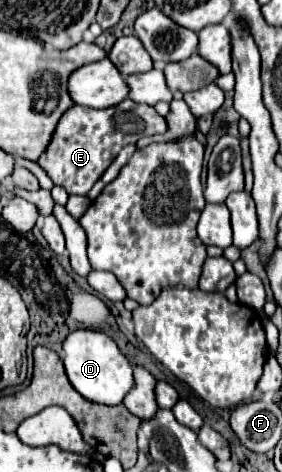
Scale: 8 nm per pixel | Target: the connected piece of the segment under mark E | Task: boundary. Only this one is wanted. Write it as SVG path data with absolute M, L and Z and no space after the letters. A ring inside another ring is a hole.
M130 98L122 100L120 104L116 104L116 106L112 106L112 108L102 108L102 110L94 110L94 108L86 108L86 106L76 106L76 104L74 104L74 106L70 106L70 108L62 114L62 118L60 118L60 122L58 122L54 134L52 134L52 140L50 140L48 148L46 148L44 154L38 158L38 164L48 172L48 176L52 178L52 182L58 184L58 186L62 186L62 188L66 188L68 194L80 194L80 196L84 196L84 194L96 184L96 180L104 174L104 170L110 166L112 158L114 158L124 146L136 144L142 136L162 134L162 132L166 132L166 120L164 120L152 106L136 104L136 102L132 102ZM104 150L110 150L110 152L112 152L112 158L102 158L102 152L104 152Z

